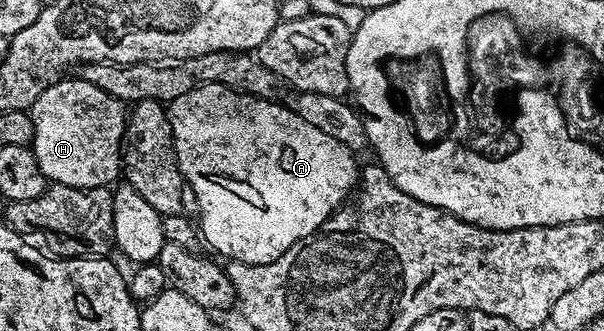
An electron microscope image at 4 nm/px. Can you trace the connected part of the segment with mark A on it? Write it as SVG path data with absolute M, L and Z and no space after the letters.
M200 85L169 102L168 112L174 136L174 154L193 200L194 197L198 200L198 217L202 220L202 223L200 222L201 236L209 246L211 244L218 251L219 258L230 257L231 262L243 261L246 265L263 265L280 259L280 255L284 255L288 247L292 247L300 239L316 232L338 210L339 205L351 196L352 190L357 186L360 165L359 162L354 162L355 154L352 150L344 143L332 139L332 135L324 135L324 131L312 127L312 123L304 123L304 119L300 119L293 108L286 106L285 109L284 106L278 104L274 101L264 101L257 97L243 95L224 85Z

